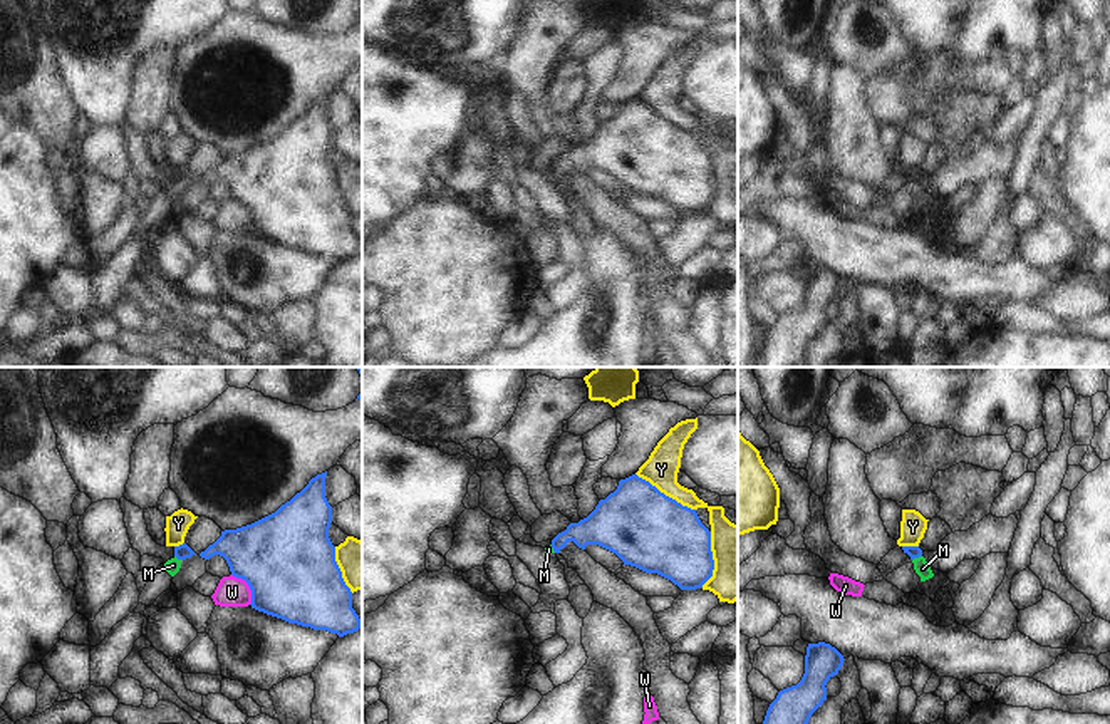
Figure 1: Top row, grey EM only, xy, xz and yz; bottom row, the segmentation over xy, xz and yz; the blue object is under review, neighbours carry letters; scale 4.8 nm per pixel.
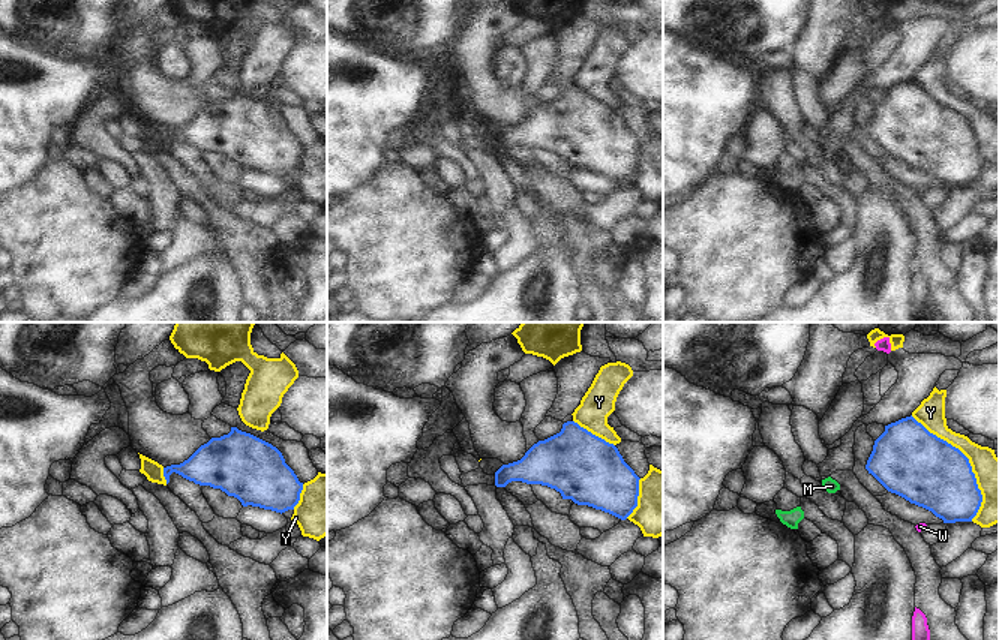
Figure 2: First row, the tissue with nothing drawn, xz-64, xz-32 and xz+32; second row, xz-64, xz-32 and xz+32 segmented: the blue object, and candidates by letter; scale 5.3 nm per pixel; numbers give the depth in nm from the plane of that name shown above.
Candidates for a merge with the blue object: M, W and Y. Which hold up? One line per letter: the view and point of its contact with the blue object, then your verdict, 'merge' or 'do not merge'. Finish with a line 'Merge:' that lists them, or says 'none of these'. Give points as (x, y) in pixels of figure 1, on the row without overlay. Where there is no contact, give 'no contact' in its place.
M: contact yz (916, 181); merge
W: contact xy (248, 210); do not merge
Y: contact xz (664, 119); do not merge
Merge: M

